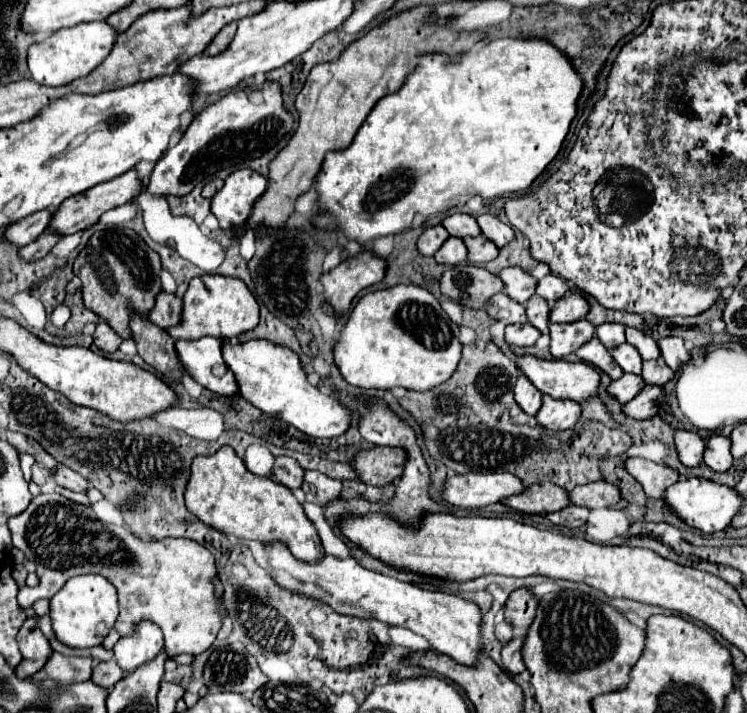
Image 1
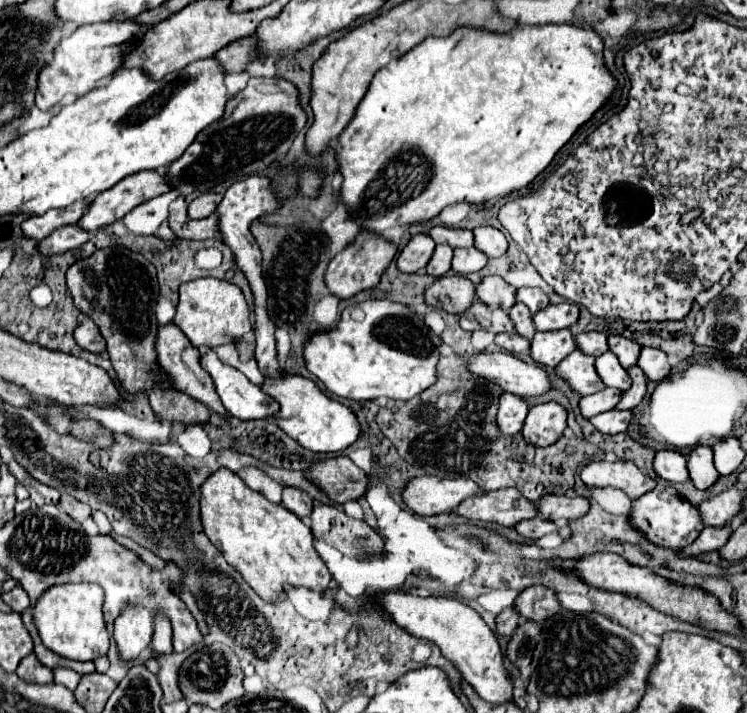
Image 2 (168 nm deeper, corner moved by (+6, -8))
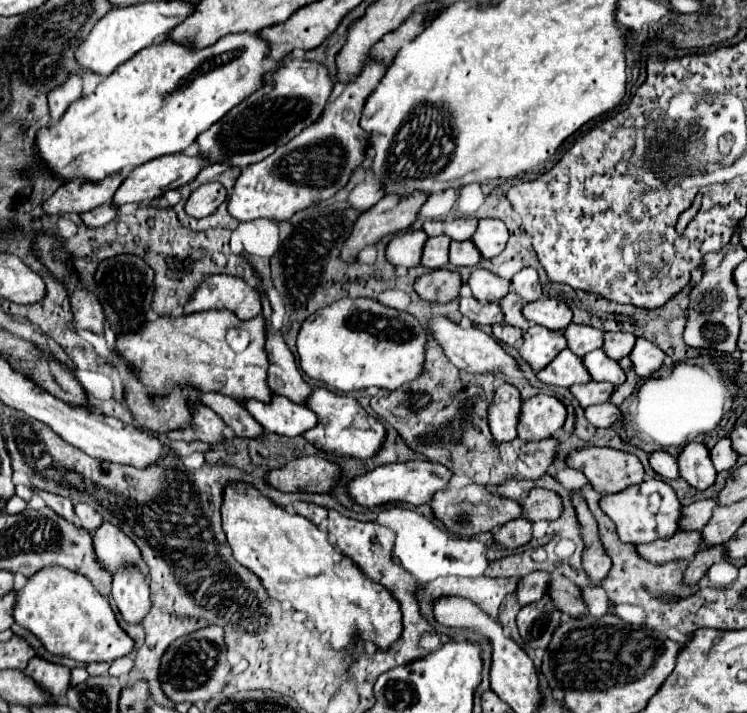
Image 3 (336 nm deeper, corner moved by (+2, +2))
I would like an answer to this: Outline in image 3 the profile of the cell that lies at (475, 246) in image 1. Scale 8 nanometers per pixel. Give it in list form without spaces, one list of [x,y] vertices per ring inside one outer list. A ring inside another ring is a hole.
[[[472,240],[452,242],[450,244],[450,264],[454,266],[476,266],[482,260],[482,254],[472,244]]]

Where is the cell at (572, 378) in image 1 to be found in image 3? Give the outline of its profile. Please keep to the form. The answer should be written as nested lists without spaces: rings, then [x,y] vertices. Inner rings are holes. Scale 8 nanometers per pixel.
[[[436,316],[432,318],[432,334],[434,338],[440,342],[440,346],[444,348],[446,356],[450,358],[450,362],[464,370],[464,372],[498,372],[500,368],[504,366],[510,366],[510,368],[518,368],[518,362],[500,346],[500,342],[492,336],[488,336],[486,332],[482,332],[480,328],[462,328],[442,316]]]

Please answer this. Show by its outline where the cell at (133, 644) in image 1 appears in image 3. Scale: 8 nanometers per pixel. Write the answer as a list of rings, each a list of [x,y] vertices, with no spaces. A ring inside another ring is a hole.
[[[130,566],[114,574],[112,598],[126,622],[140,624],[152,608],[148,574],[140,566]]]

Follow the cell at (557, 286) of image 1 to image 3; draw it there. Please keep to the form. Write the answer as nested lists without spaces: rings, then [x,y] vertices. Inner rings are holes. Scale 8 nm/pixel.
[[[524,268],[520,270],[514,278],[512,278],[512,290],[516,290],[524,304],[528,302],[534,302],[542,296],[542,286],[540,286],[540,280],[538,280],[538,274],[534,268]]]

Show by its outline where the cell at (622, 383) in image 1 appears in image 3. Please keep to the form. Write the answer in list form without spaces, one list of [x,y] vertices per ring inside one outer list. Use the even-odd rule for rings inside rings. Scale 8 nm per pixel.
[[[590,382],[590,384],[582,384],[582,386],[572,386],[570,392],[580,402],[582,408],[588,408],[592,404],[608,402],[614,392],[614,386],[608,382]]]

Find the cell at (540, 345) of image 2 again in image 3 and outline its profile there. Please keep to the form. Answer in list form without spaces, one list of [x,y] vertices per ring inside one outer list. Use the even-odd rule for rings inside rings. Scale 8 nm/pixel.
[[[530,326],[524,334],[524,344],[520,346],[520,356],[530,362],[538,372],[546,368],[554,356],[566,348],[566,338],[562,330],[548,330],[544,326]]]

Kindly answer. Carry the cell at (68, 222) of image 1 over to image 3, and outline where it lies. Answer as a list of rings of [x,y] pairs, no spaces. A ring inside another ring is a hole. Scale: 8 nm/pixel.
[[[182,152],[172,154],[172,156],[164,156],[164,158],[156,158],[148,164],[142,164],[140,168],[134,168],[130,172],[130,176],[120,184],[120,188],[112,196],[112,204],[124,206],[130,202],[154,200],[156,196],[160,196],[160,192],[168,192],[168,190],[174,190],[174,188],[180,188],[180,186],[192,182],[194,176],[204,168],[204,164],[206,164],[206,160],[202,156],[186,156]]]

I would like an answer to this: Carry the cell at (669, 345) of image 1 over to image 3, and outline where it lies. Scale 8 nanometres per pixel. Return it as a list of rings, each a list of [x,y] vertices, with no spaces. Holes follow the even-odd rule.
[[[638,338],[634,350],[630,352],[630,358],[632,358],[636,374],[642,376],[642,378],[648,378],[656,370],[660,370],[660,366],[666,360],[666,354],[656,344],[652,344],[652,342],[644,340],[644,338]]]

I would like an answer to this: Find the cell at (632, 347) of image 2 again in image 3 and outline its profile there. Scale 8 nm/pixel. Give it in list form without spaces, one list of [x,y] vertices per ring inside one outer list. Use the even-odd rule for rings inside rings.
[[[606,332],[604,334],[604,352],[608,352],[610,358],[620,360],[632,352],[636,344],[636,336],[628,332]]]

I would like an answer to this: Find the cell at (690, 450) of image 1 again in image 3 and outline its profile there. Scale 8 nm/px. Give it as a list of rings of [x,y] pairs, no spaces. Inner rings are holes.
[[[656,450],[650,454],[650,466],[666,476],[666,478],[678,478],[680,476],[680,470],[678,470],[678,462],[676,462],[676,456],[672,456],[670,452],[666,450]]]

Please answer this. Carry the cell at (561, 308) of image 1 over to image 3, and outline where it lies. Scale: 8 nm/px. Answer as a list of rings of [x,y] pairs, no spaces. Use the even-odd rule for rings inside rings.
[[[542,296],[536,302],[524,306],[524,318],[550,330],[564,330],[572,320],[572,310],[564,300]]]

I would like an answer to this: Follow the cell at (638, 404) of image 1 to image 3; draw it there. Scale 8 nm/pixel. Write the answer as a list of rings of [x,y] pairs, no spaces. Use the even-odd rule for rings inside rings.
[[[612,402],[588,406],[584,412],[586,412],[588,422],[594,424],[596,428],[608,428],[608,426],[612,426],[622,416],[622,412],[618,410],[618,406],[614,406]]]

